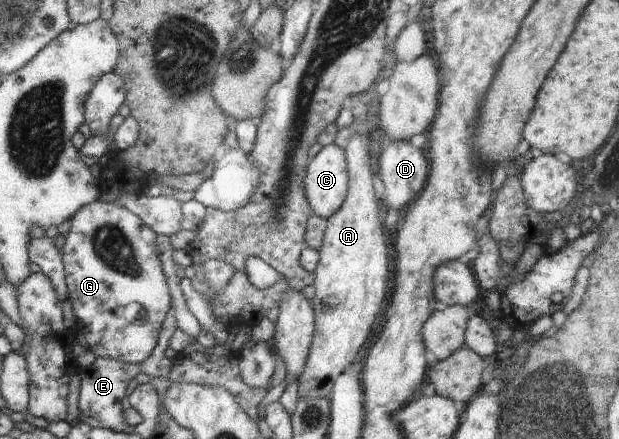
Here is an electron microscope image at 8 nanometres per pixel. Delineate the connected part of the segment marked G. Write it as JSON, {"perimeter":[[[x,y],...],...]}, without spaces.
{"perimeter":[[[91,202],[85,207],[82,207],[72,217],[72,225],[69,233],[65,237],[65,245],[63,247],[62,262],[64,265],[64,274],[66,277],[66,286],[68,289],[68,300],[71,301],[73,313],[77,319],[77,330],[80,336],[80,347],[90,349],[96,356],[102,358],[111,358],[112,360],[119,360],[120,362],[129,362],[130,364],[138,364],[143,360],[146,360],[153,351],[155,344],[158,340],[160,325],[166,318],[167,312],[171,309],[171,294],[167,287],[165,274],[162,270],[162,265],[157,255],[157,236],[150,227],[147,227],[135,215],[131,213],[127,208],[123,206],[116,206],[109,202]]]}

